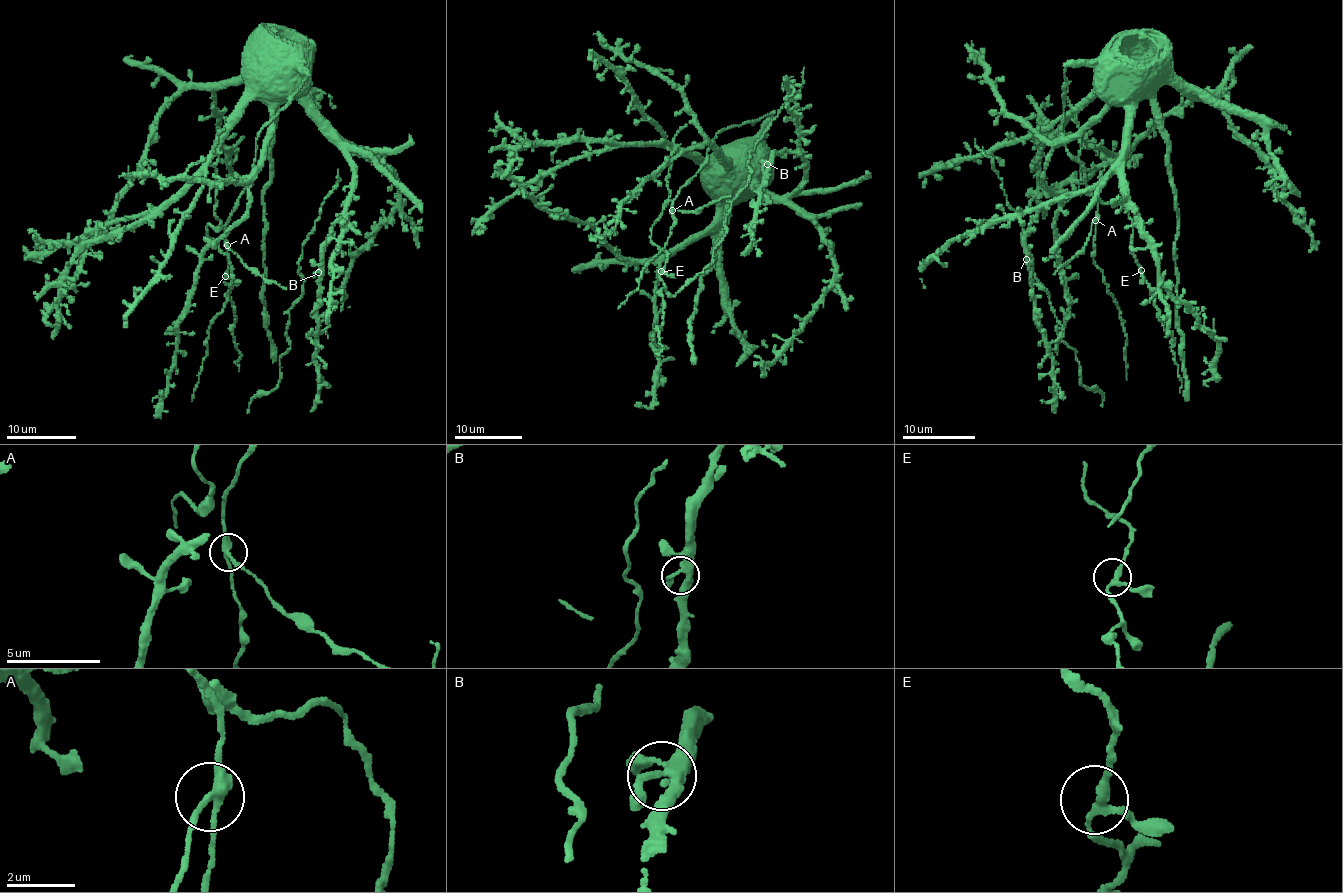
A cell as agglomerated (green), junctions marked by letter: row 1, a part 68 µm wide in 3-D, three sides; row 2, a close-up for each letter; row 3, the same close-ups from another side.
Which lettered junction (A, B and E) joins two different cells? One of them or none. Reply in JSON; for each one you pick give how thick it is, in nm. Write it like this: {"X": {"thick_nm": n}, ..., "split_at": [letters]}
{"A": {"thick_nm": 280}, "split_at": ["A"]}

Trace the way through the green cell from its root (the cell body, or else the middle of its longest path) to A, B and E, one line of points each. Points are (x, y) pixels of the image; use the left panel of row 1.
A: (293, 96), (250, 99), (219, 143), (214, 215), (226, 227), (227, 246)
B: (293, 96), (329, 127), (353, 170), (350, 200), (331, 231), (331, 239), (323, 252), (323, 268), (318, 272)
E: (293, 96), (250, 99), (219, 143), (214, 215), (221, 227), (210, 224), (206, 229), (227, 256), (225, 276)

